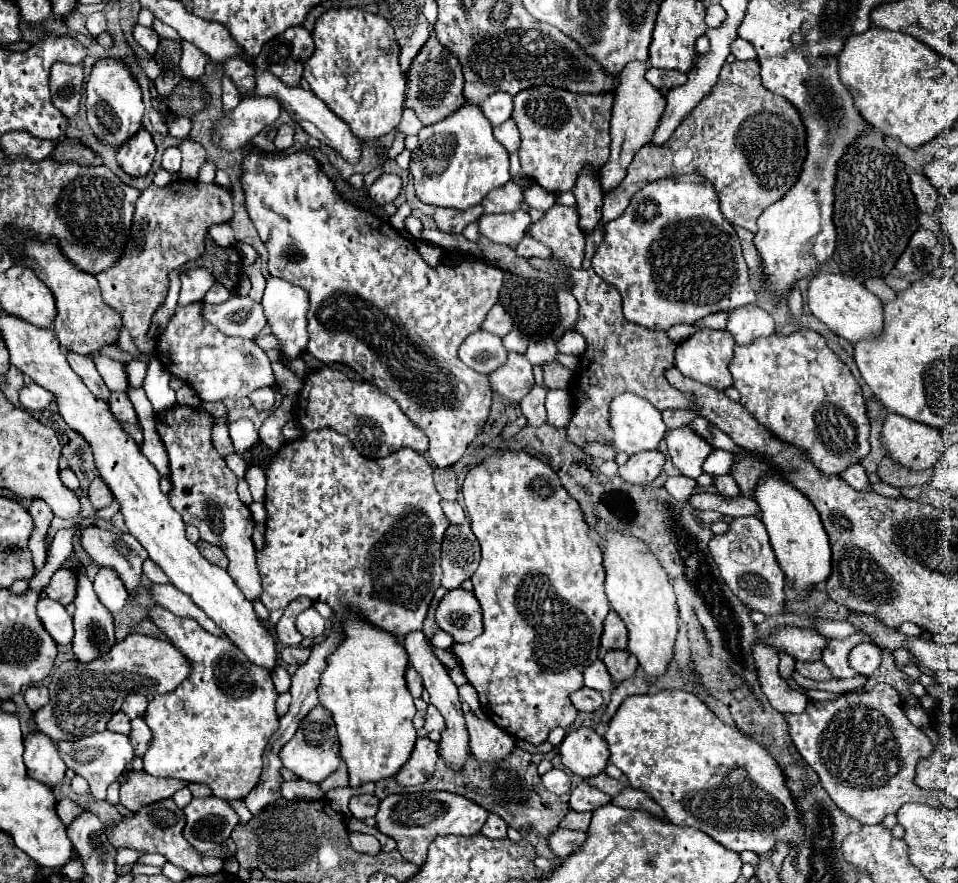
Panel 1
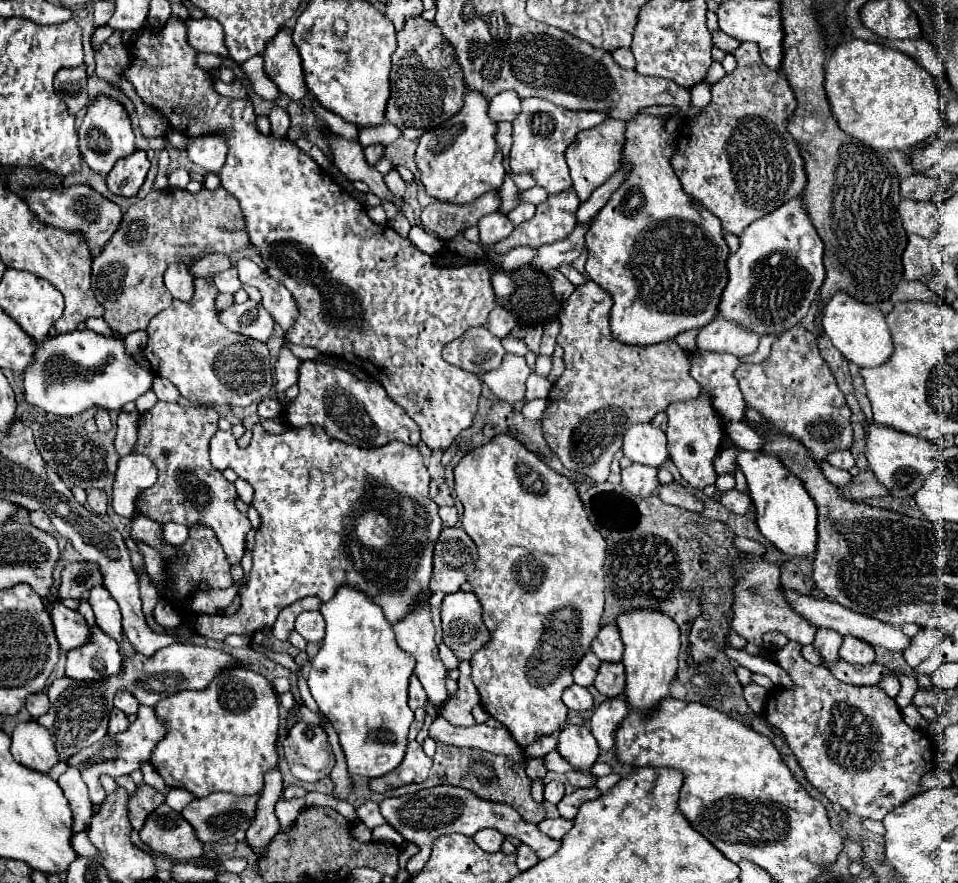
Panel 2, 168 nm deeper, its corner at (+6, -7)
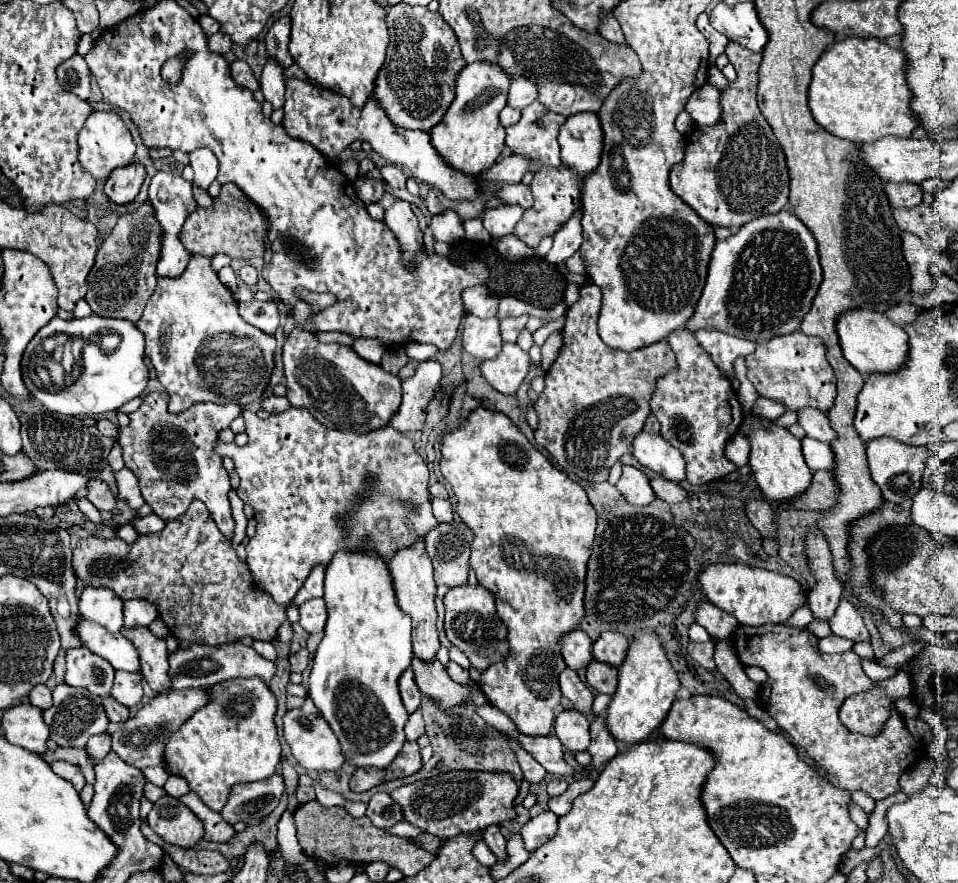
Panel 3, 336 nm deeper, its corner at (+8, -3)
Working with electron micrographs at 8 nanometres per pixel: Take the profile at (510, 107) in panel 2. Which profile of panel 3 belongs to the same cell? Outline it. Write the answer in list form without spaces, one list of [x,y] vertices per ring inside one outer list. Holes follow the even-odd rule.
[[[518,77],[518,79],[512,79],[512,83],[510,83],[510,91],[508,91],[506,105],[512,107],[512,109],[524,109],[536,97],[538,97],[536,85],[532,81],[524,79],[524,77]]]

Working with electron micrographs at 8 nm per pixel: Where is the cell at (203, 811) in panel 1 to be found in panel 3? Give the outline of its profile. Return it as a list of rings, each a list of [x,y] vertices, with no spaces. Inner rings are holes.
[[[276,773],[270,779],[256,783],[240,783],[230,789],[228,801],[220,811],[222,819],[230,825],[244,821],[248,827],[260,823],[278,805],[284,793],[284,779]]]

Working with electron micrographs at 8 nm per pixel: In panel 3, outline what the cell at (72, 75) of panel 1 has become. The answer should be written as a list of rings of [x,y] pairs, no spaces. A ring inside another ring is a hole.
[[[76,53],[68,61],[64,61],[56,69],[56,73],[58,73],[58,83],[66,91],[78,95],[84,101],[90,97],[90,69],[88,69],[88,65],[86,65],[82,55]]]

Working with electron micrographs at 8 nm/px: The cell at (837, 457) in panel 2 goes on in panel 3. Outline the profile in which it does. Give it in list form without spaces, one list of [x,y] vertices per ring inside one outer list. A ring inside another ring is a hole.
[[[802,409],[798,413],[798,423],[804,427],[806,435],[816,439],[816,441],[822,441],[822,443],[828,443],[832,445],[834,439],[836,439],[836,431],[830,427],[830,421],[824,413],[816,411],[816,409]]]

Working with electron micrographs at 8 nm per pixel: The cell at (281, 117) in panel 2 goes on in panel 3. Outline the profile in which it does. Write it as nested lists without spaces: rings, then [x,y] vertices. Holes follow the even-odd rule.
[[[268,59],[268,63],[264,65],[264,71],[262,71],[262,79],[260,79],[260,89],[262,89],[264,97],[266,97],[266,101],[270,101],[274,109],[284,107],[282,71],[284,69],[280,69],[280,65],[276,65],[276,61]]]

